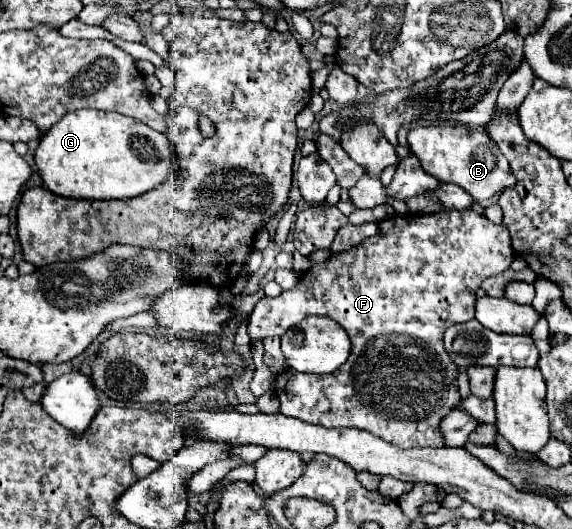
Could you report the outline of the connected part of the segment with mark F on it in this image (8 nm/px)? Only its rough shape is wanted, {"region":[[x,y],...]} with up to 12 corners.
{"region":[[474,210],[390,216],[258,300],[251,339],[338,322],[334,374],[284,370],[280,412],[442,448],[442,334],[510,268]]}

